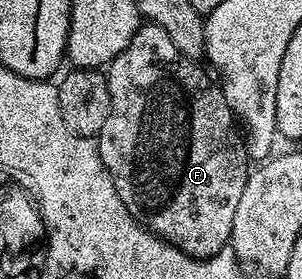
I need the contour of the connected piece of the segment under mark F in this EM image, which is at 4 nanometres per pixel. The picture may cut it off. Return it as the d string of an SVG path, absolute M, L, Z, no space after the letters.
M139 25L128 48L112 59L105 71L110 111L96 141L100 160L104 160L104 168L108 168L108 176L112 176L112 184L116 184L116 192L131 216L184 253L210 258L229 243L232 220L244 192L248 159L246 143L236 129L234 113L224 100L221 86L197 65L172 44L164 28Z

